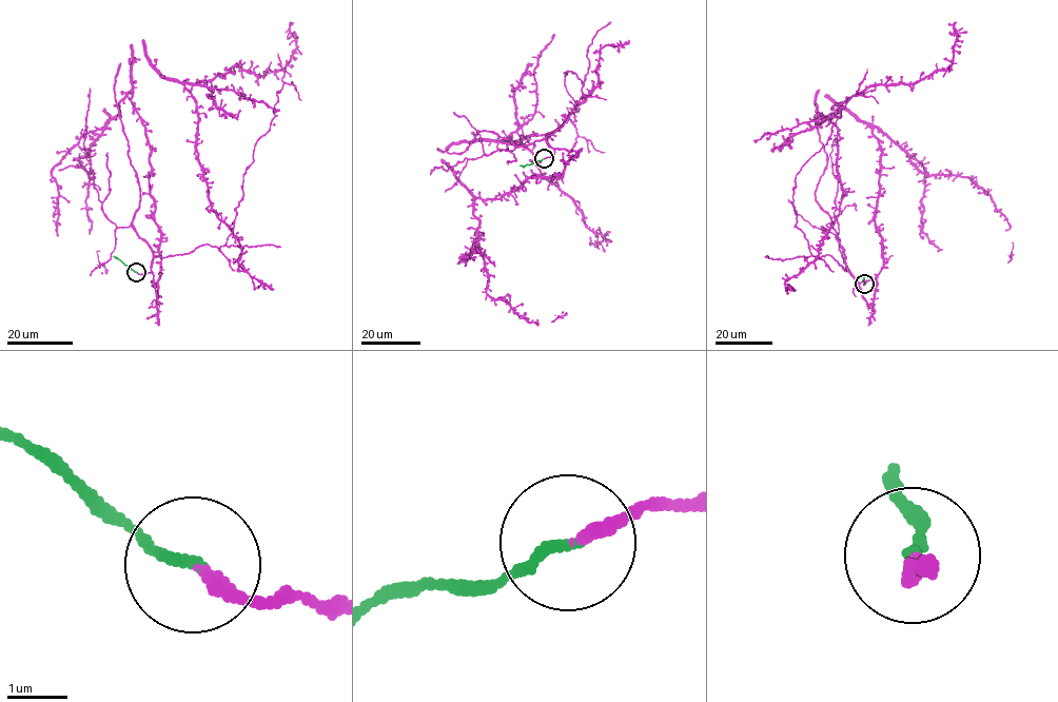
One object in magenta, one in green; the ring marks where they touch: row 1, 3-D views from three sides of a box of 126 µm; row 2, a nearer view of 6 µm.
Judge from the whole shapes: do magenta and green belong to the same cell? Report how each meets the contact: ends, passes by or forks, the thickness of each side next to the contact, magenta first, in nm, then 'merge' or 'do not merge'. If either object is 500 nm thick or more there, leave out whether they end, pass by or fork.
magenta ends there; green ends there; 220 nm thick on the magenta side, 170 nm on the other; merge

